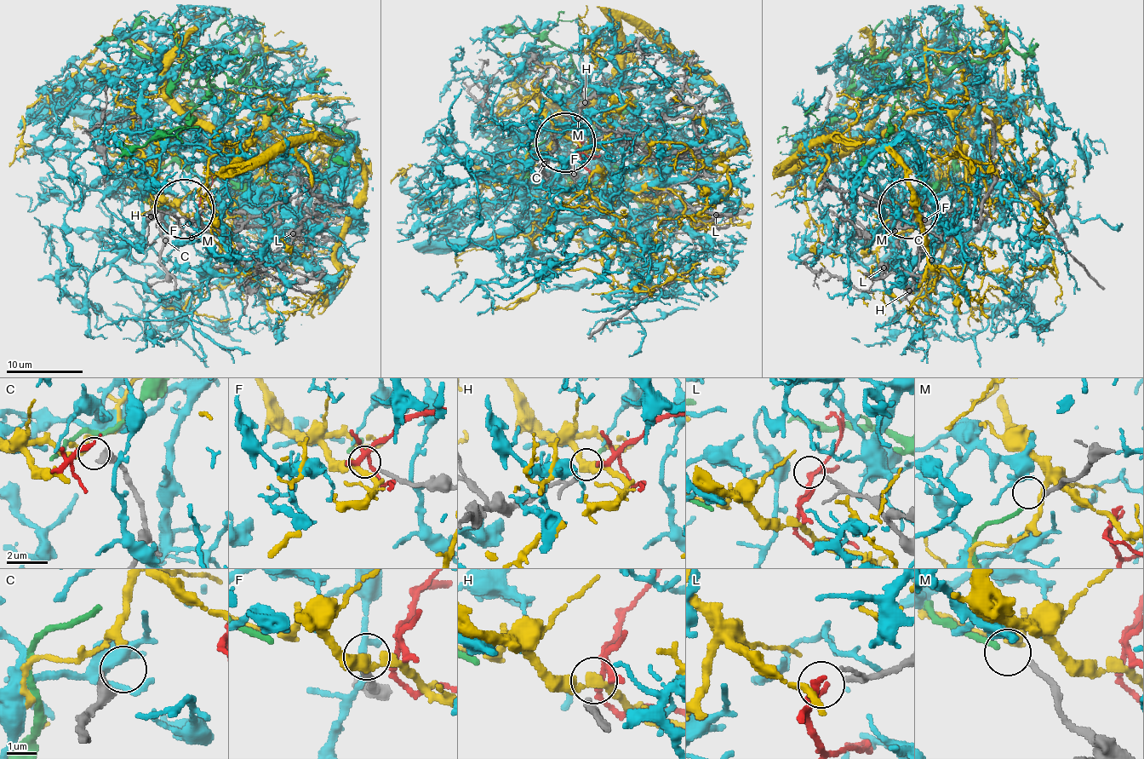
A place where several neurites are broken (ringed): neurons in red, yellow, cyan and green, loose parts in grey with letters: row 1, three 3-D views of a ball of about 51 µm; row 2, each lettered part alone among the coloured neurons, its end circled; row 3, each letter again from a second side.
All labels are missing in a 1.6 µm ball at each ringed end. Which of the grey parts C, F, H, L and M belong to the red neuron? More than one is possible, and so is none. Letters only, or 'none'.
H

